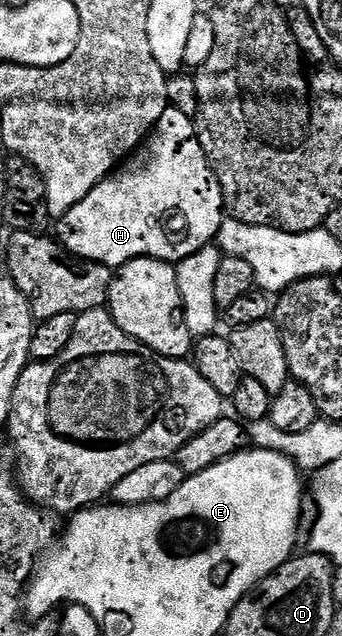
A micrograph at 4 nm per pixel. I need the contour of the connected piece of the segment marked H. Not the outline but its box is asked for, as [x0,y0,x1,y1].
[56,107,222,267]

